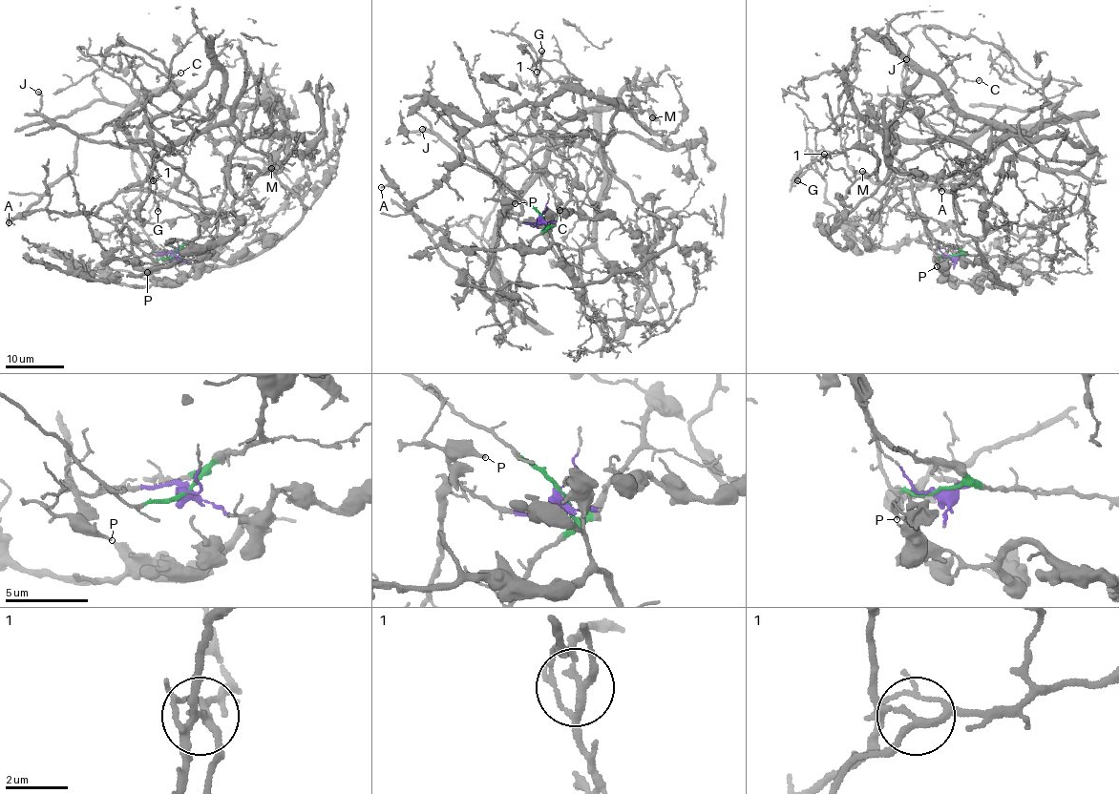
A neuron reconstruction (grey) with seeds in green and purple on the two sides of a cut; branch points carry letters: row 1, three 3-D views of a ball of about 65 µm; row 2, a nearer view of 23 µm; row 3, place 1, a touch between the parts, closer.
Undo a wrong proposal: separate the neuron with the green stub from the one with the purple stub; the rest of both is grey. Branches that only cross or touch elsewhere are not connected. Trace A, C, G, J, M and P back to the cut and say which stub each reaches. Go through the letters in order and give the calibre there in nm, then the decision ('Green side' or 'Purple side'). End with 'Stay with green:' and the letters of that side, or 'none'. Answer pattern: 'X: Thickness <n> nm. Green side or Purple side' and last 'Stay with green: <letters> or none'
A: Thickness 140 nm. Purple side
C: Thickness 130 nm. Green side
G: Thickness 280 nm. Green side
J: Thickness 320 nm. Purple side
M: Thickness 130 nm. Purple side
P: Thickness 190 nm. Purple side
Stay with green: C, G

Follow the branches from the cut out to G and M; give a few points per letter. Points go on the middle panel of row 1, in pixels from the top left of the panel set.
G: (541, 216), (549, 224), (569, 198), (577, 172), (536, 118), (542, 51)
M: (541, 216), (500, 218), (495, 339), (498, 227), (546, 141), (616, 105), (652, 118)

